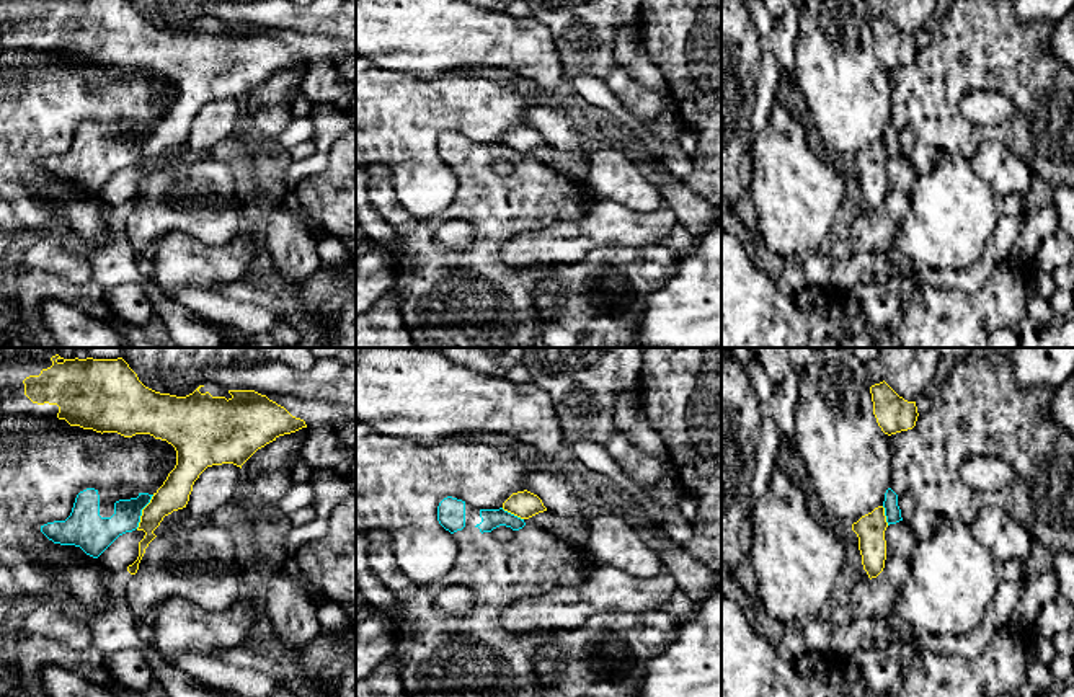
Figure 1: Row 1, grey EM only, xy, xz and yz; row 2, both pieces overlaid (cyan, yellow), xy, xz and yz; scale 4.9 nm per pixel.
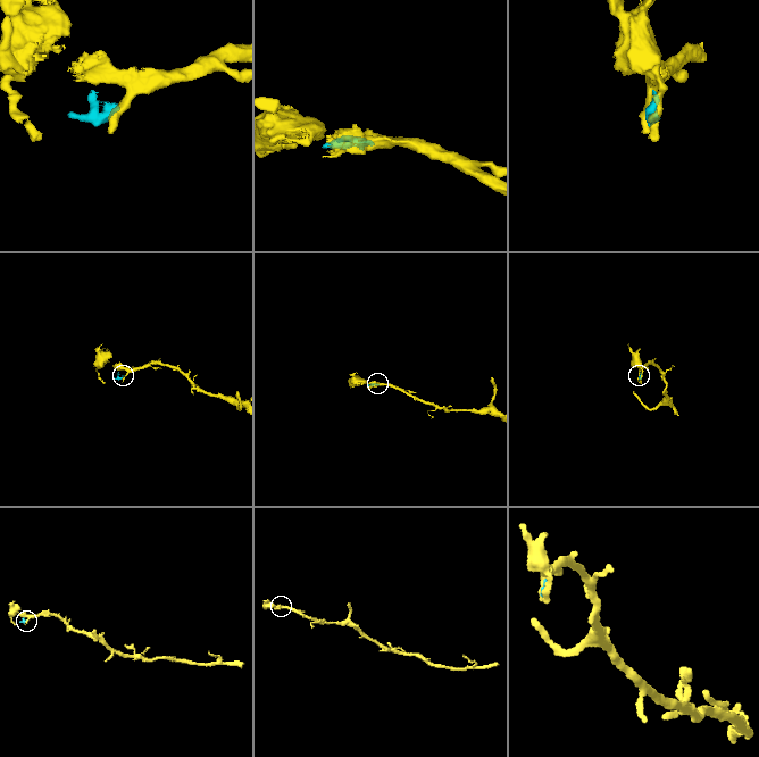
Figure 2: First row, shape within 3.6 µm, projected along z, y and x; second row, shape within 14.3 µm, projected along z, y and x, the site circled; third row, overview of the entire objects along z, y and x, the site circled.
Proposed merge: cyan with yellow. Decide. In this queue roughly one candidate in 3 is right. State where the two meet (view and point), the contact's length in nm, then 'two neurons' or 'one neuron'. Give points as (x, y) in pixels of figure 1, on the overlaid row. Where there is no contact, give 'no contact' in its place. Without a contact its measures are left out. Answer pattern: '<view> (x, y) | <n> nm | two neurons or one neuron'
xy (141, 511) | 190 nm | two neurons

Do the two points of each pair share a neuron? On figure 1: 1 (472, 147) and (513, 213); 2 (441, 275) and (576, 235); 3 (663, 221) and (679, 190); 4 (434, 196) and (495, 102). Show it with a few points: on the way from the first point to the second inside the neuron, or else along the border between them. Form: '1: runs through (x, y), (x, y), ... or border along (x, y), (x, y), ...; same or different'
1: runs through (472, 164), (472, 172), (497, 196); same
2: border along (500, 245), (500, 257), (511, 266), (539, 266); different
3: border along (665, 201), (678, 222); different
4: runs through (428, 165), (428, 136), (457, 106), (464, 106); same

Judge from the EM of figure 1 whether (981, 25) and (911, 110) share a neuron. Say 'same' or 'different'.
same

